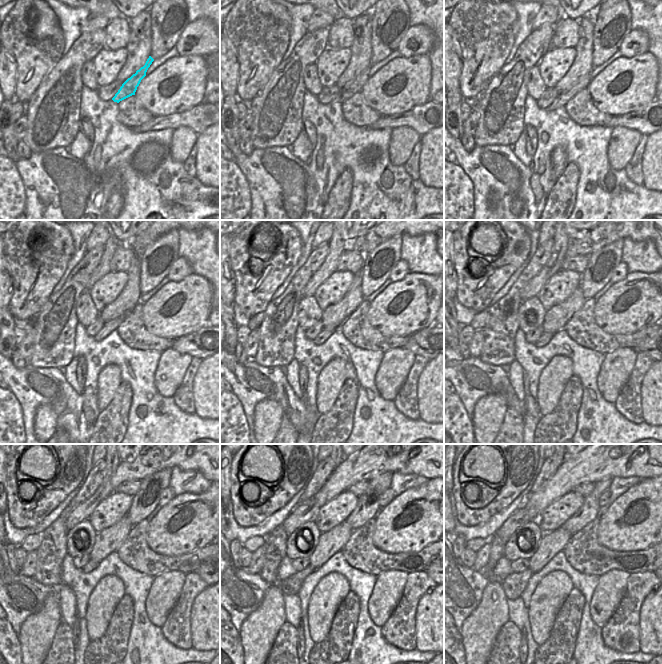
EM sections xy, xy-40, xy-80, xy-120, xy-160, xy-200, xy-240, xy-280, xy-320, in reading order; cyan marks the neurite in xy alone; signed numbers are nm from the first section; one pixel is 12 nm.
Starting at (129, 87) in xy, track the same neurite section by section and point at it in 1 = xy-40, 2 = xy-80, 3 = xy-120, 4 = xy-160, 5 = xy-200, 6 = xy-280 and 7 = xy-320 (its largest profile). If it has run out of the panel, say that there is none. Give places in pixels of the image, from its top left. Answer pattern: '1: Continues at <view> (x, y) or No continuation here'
1: Continues at xy-40 (349, 90)
2: Continues at xy-80 (563, 98)
3: Continues at xy-120 (109, 327)
4: Continues at xy-160 (325, 334)
5: Continues at xy-200 (544, 338)
6: Continues at xy-280 (291, 585)
7: Continues at xy-320 (514, 584).

